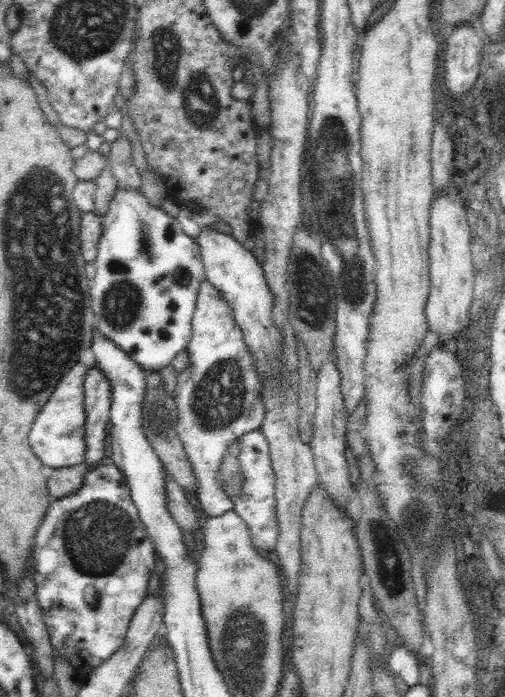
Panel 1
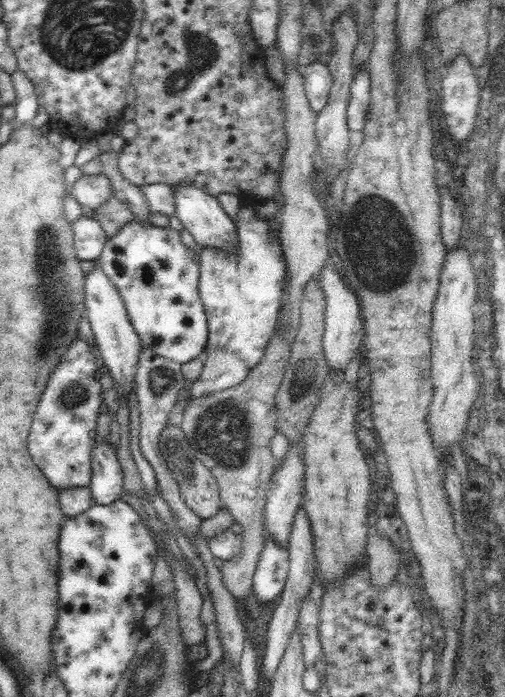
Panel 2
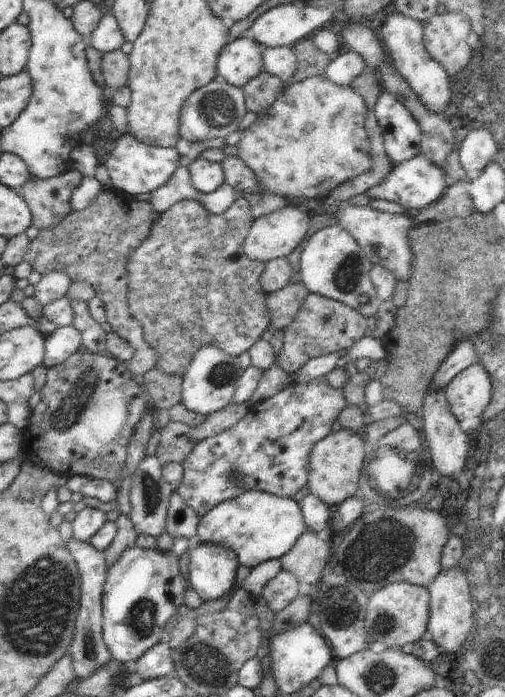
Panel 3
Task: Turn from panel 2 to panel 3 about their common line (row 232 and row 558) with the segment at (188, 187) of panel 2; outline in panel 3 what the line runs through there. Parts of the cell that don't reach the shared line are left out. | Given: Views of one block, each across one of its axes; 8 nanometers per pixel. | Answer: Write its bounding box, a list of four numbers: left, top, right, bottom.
[189,541,239,602]

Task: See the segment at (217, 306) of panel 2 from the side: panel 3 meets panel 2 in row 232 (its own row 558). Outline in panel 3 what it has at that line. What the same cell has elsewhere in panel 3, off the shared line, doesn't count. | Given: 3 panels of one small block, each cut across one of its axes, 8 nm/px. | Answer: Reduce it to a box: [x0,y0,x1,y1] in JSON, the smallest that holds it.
[196,490,307,569]

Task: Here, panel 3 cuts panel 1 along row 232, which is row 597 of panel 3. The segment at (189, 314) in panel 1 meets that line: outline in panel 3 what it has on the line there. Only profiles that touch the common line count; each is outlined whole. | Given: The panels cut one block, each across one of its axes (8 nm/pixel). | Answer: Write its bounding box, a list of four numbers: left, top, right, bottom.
[101,545,188,663]

